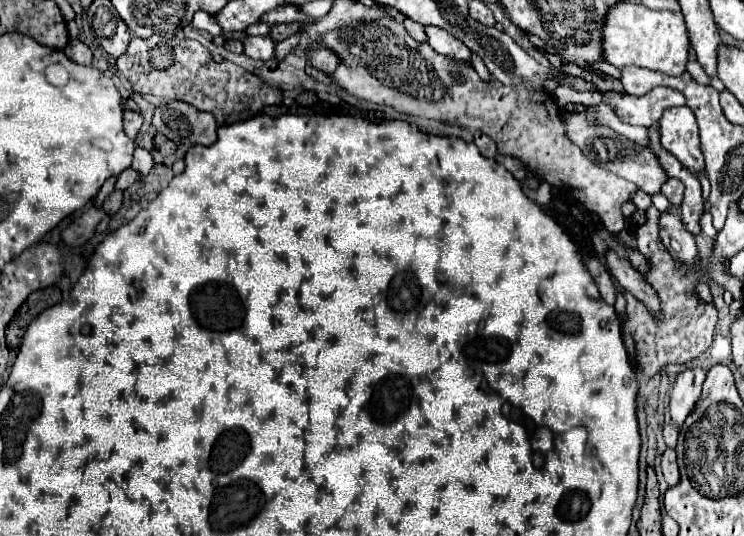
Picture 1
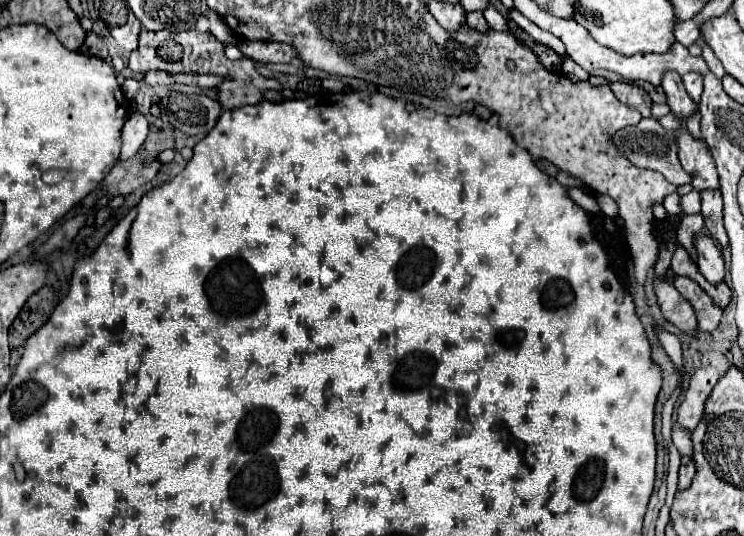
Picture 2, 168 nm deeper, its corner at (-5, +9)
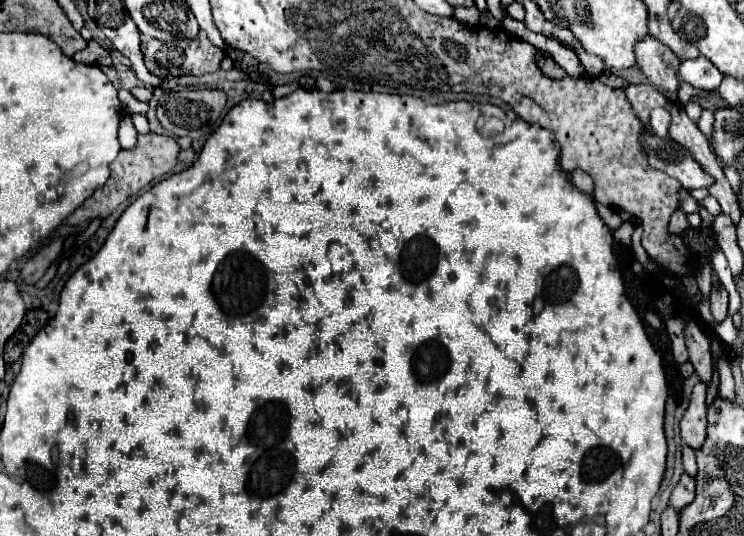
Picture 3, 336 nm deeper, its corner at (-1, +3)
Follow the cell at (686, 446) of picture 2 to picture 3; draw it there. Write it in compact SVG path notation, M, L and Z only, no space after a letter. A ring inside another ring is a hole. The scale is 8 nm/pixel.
M684 445L682 449L682 463L684 463L684 471L694 477L696 475L696 451L688 445Z

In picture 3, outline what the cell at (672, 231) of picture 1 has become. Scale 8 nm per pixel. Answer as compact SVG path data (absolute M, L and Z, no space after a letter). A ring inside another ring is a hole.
M712 285L712 295L710 295L710 309L716 321L724 321L728 315L728 291L724 285Z

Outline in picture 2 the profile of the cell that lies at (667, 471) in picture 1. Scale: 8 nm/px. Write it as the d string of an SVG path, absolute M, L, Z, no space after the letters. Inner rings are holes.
M682 457L682 465L680 465L680 483L678 489L688 489L694 477L694 461L690 457Z

